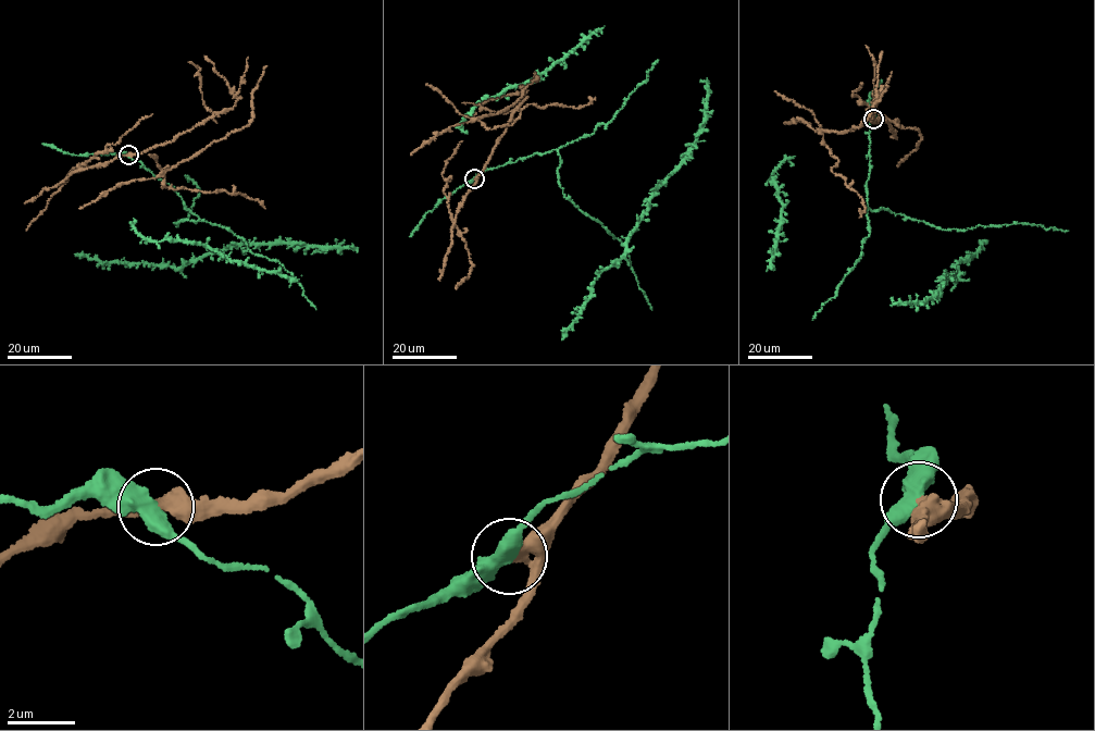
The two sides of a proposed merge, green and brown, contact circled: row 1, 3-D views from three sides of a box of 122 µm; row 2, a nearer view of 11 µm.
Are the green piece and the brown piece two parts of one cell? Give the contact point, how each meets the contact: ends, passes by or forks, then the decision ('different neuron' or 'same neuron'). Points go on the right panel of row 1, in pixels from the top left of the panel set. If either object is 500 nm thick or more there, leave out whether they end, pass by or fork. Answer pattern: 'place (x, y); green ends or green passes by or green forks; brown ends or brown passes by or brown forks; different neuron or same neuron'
place (873, 119); green passes by; brown passes by; different neuron

